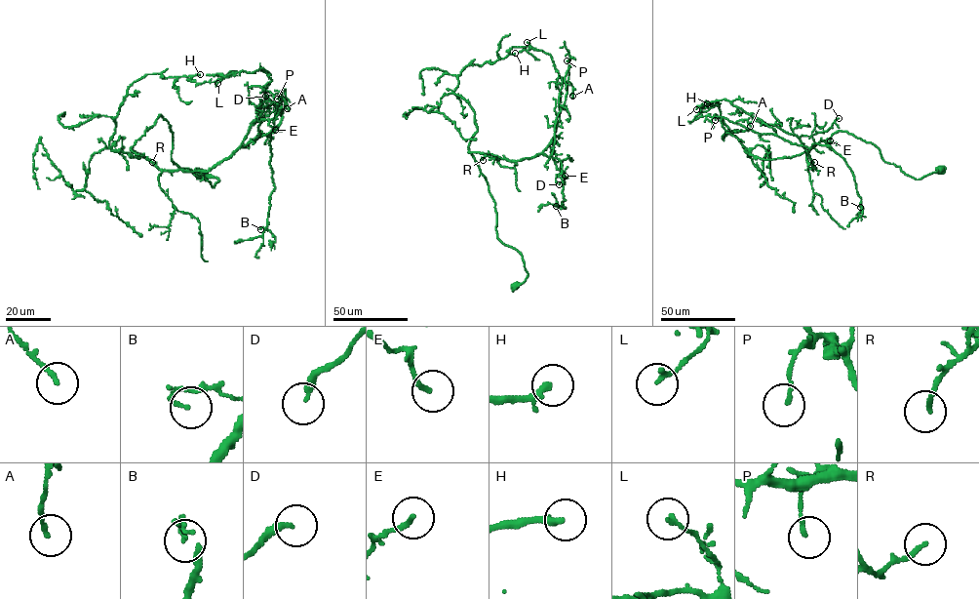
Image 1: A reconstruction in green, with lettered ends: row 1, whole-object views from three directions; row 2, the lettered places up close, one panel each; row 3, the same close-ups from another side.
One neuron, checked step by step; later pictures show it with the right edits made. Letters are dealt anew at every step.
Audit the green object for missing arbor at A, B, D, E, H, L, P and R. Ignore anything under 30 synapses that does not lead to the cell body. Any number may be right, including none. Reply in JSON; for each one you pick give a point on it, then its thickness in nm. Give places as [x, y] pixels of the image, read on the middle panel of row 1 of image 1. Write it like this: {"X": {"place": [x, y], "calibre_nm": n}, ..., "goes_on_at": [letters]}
{"goes_on_at": []}

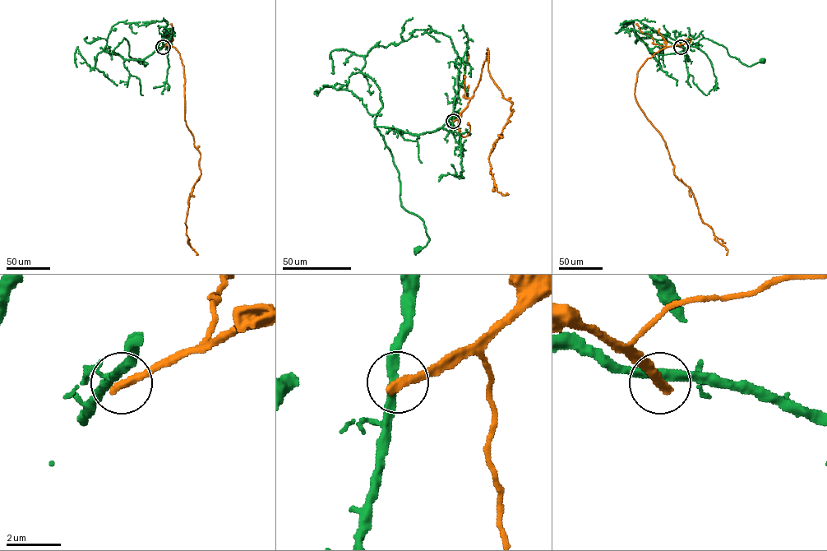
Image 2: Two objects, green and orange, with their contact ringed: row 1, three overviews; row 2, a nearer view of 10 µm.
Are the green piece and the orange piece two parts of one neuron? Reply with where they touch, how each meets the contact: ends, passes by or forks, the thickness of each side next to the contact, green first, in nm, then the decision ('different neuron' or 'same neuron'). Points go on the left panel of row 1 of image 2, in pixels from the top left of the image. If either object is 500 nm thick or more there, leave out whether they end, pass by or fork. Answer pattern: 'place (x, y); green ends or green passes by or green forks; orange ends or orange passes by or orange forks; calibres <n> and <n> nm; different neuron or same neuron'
place (163, 47); green passes by; orange ends; calibres 320 and 360 nm; different neuron

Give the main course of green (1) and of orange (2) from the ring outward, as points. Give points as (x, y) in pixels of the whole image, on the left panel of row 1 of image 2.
1: (163, 47), (143, 60), (124, 59), (113, 50), (124, 38), (130, 57), (139, 60)
2: (163, 47), (179, 53), (184, 120), (200, 155), (200, 174), (185, 223), (198, 254)

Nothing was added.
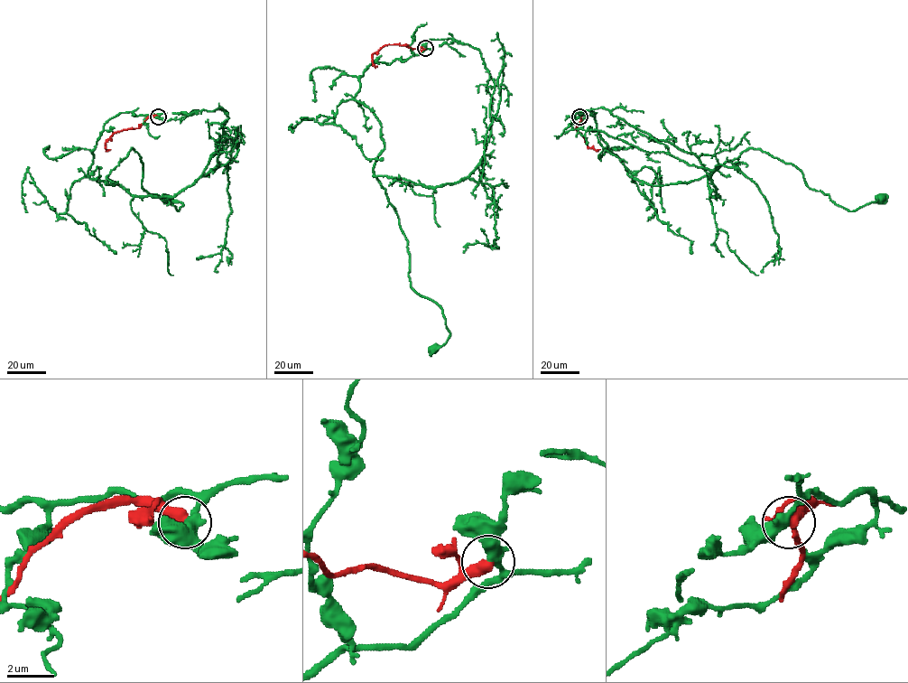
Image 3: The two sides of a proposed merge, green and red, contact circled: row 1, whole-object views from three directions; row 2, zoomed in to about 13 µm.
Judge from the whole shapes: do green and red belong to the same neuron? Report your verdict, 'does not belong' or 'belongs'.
does not belong

